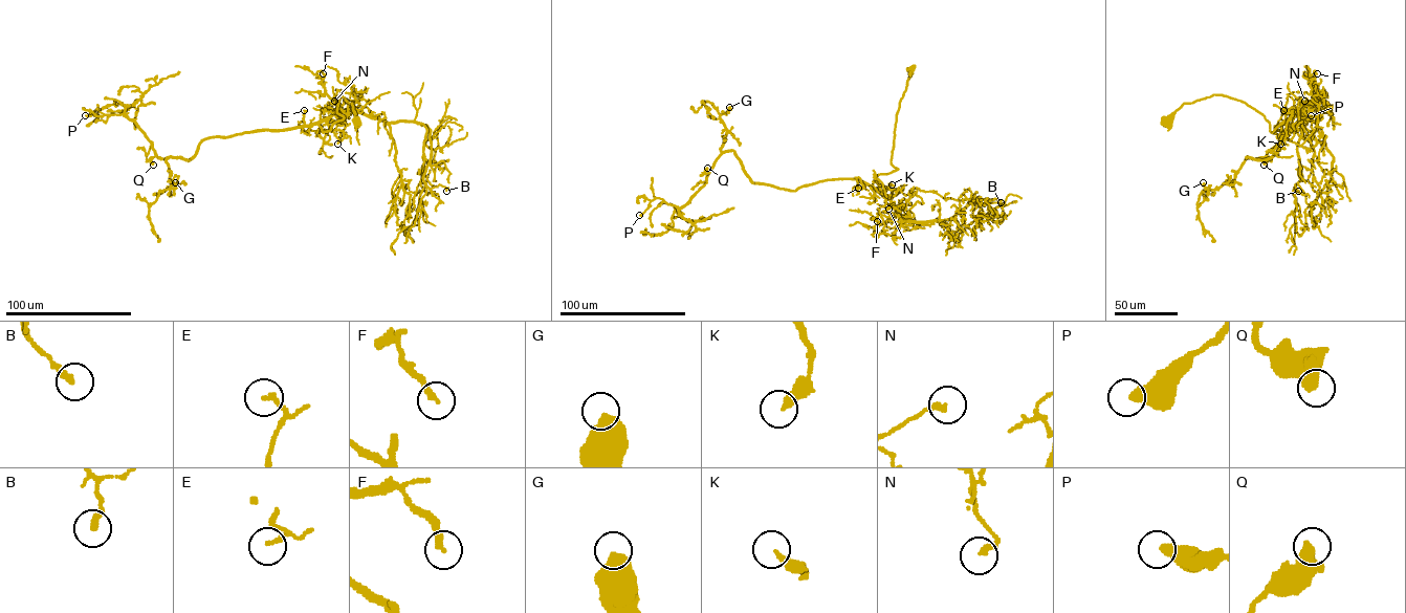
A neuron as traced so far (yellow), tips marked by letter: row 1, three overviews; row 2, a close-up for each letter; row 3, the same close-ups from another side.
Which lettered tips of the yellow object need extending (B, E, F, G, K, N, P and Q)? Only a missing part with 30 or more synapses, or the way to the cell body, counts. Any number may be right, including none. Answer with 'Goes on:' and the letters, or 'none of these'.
Goes on: none of these

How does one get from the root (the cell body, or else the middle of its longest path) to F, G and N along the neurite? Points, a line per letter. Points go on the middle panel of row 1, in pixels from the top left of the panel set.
F: (910, 69), (894, 130), (891, 162), (897, 169), (873, 183), (895, 213), (882, 224), (871, 218), (877, 221)
G: (910, 69), (894, 130), (897, 169), (872, 184), (753, 182), (734, 152), (721, 150), (729, 107)
N: (910, 69), (894, 130), (891, 162), (897, 169), (879, 174), (873, 183), (896, 212), (893, 205), (888, 209)

